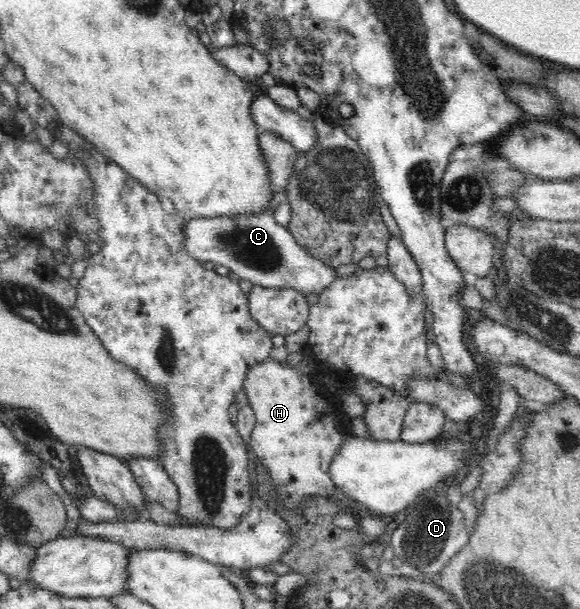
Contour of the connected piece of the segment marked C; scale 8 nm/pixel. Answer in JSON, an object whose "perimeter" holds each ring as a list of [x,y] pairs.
{"perimeter":[[[276,204],[256,215],[197,217],[186,221],[184,249],[200,262],[213,262],[227,267],[249,280],[253,285],[265,288],[294,288],[299,292],[320,293],[338,276],[338,270],[326,266],[301,248],[288,227],[283,227],[273,217]]]}

